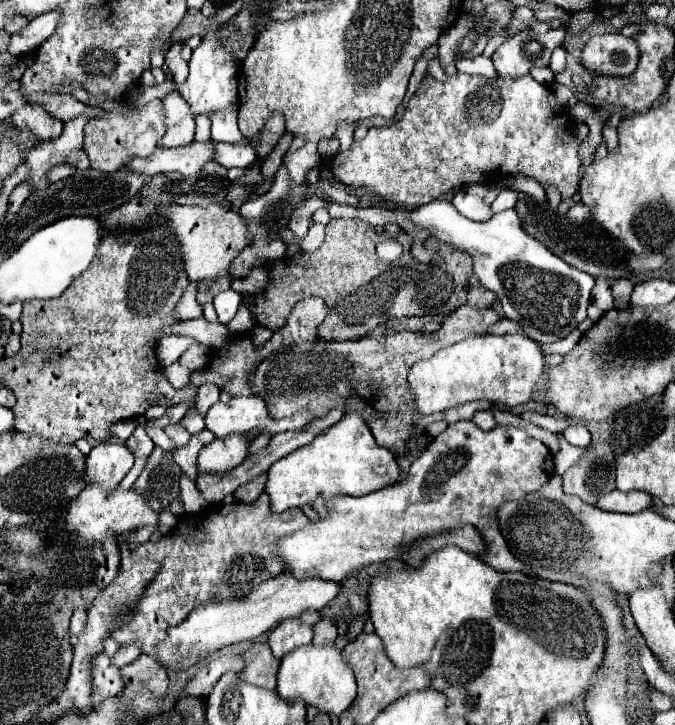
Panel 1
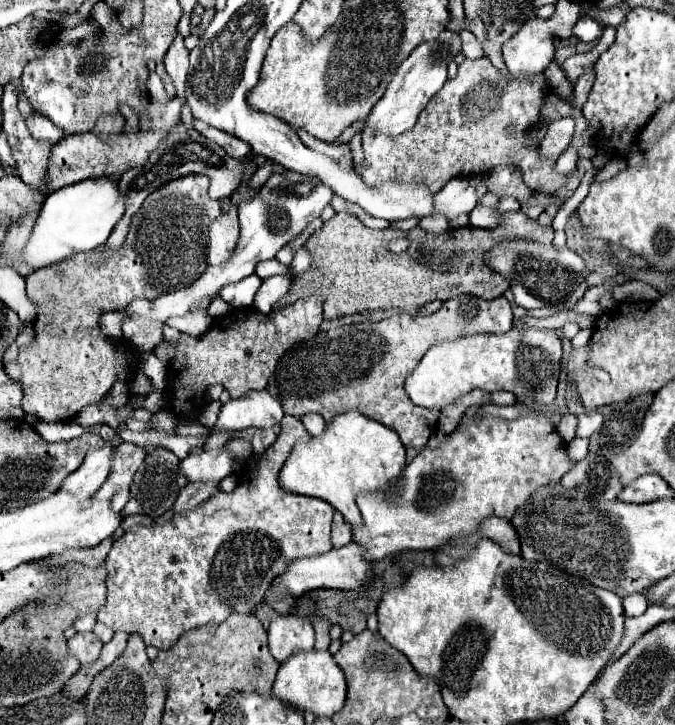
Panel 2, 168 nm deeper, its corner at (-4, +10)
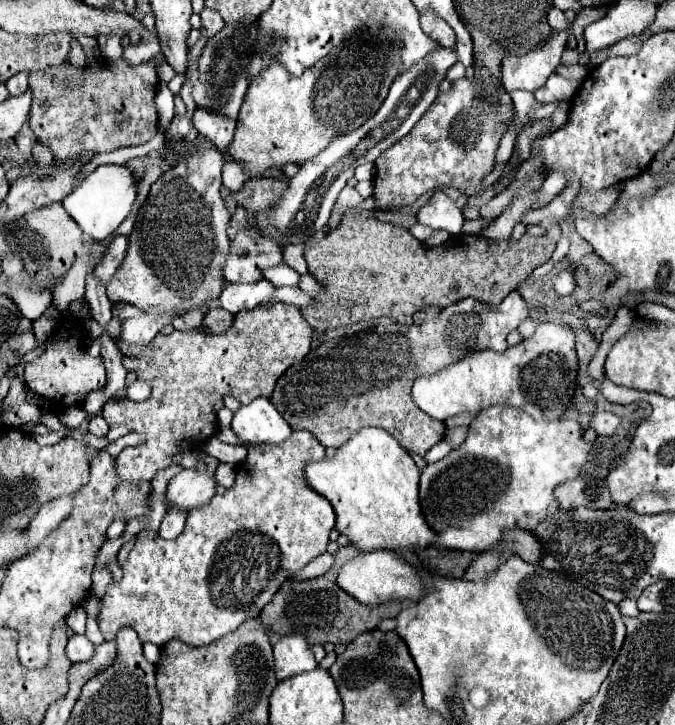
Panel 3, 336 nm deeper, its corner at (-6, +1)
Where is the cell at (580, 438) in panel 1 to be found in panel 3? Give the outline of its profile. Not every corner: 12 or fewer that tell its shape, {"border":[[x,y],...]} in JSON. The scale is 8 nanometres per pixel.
{"border":[[594,413],[596,435],[610,435],[620,425],[614,413]]}

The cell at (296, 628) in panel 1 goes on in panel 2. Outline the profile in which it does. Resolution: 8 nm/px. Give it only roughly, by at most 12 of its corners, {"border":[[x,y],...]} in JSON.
{"border":[[276,616],[268,646],[282,664],[294,652],[314,648],[308,618]]}

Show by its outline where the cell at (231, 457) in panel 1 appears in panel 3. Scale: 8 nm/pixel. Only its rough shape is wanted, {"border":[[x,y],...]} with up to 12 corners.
{"border":[[184,469],[168,483],[170,507],[204,507],[216,495],[206,469]]}

